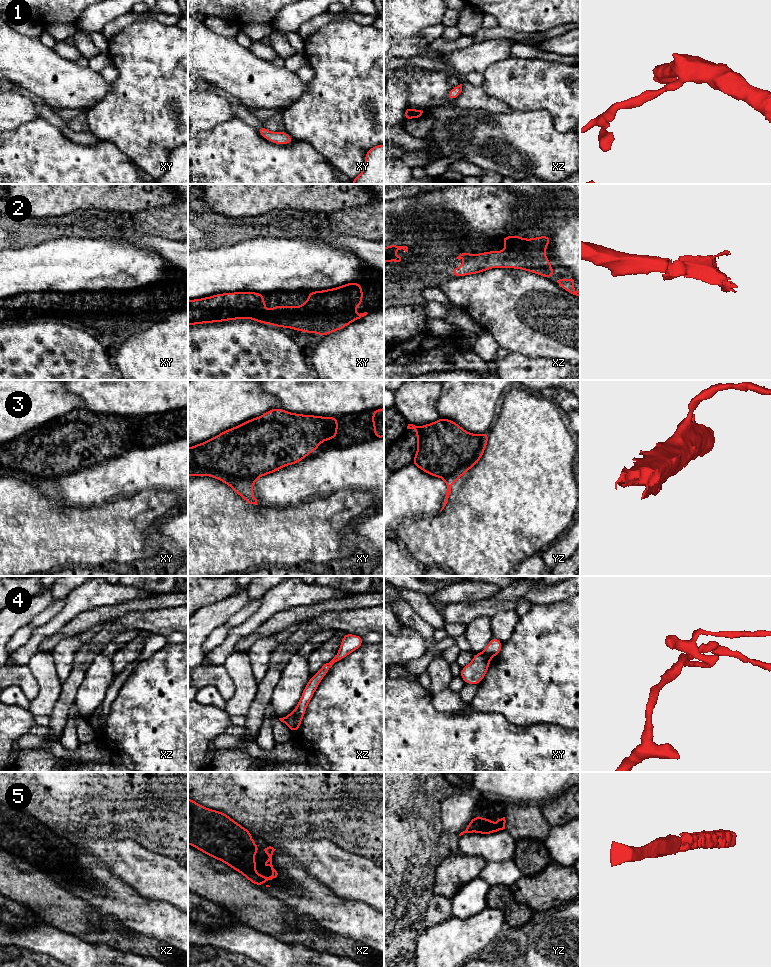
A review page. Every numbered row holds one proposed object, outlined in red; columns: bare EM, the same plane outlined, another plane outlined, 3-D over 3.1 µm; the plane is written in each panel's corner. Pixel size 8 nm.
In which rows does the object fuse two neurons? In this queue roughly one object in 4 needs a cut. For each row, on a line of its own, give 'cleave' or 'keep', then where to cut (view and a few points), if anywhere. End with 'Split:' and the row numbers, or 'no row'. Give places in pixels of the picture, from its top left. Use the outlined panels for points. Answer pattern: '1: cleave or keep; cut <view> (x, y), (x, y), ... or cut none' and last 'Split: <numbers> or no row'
1: keep; cut none
2: keep; cut none
3: keep; cut none
4: cleave; cut xy (482, 652), (490, 658)
5: keep; cut none
Split: 4

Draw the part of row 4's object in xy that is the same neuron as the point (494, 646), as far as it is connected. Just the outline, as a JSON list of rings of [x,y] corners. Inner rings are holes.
[[[492,637],[488,645],[484,649],[483,653],[492,658],[499,654],[502,647],[503,647],[503,642],[501,642],[499,639],[495,637]]]

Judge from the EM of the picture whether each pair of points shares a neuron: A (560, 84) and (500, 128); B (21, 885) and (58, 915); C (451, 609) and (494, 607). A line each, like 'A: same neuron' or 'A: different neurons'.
A: different neurons
B: same neuron
C: same neuron

